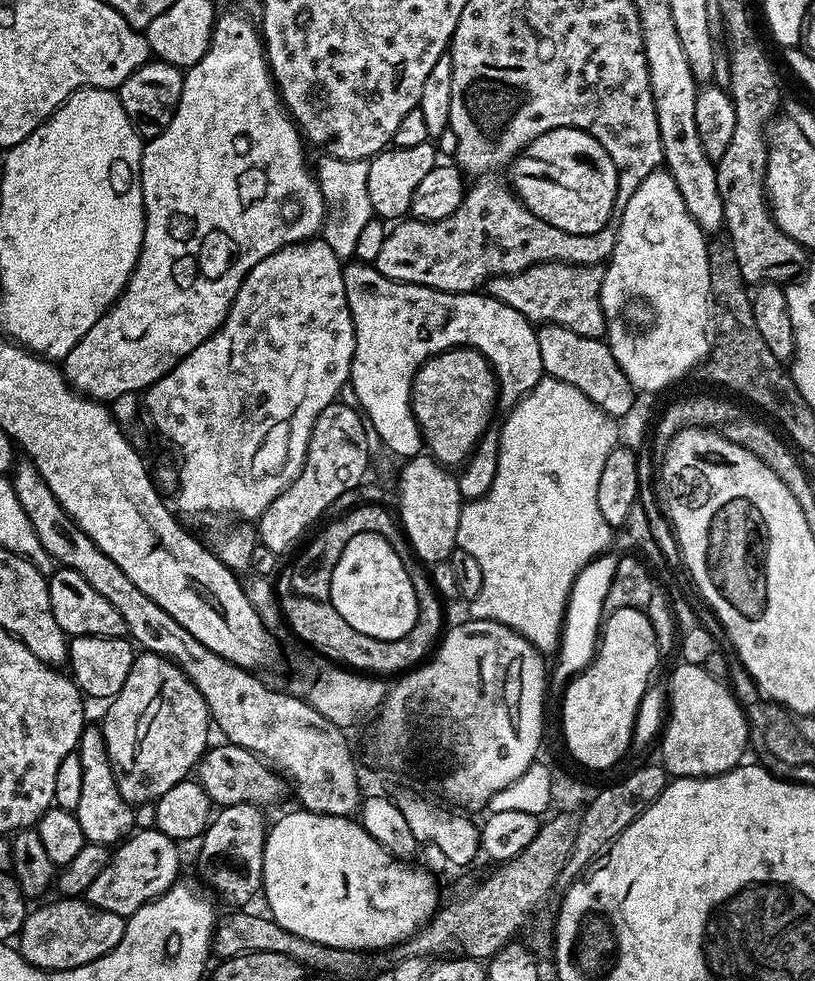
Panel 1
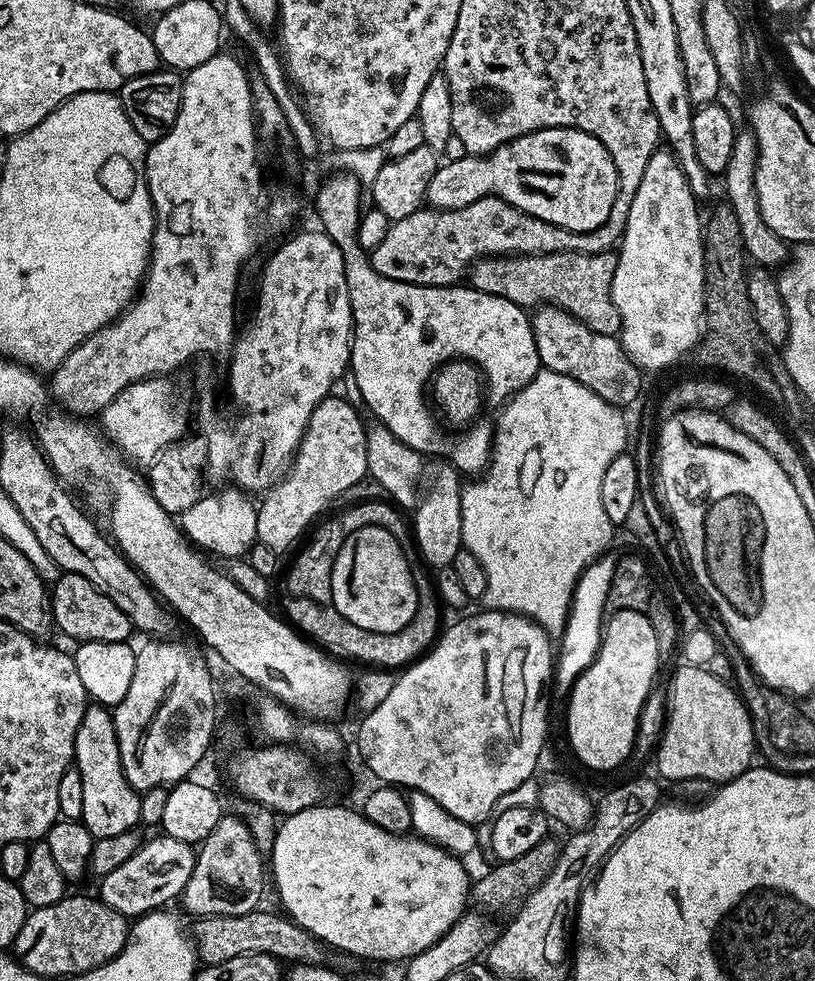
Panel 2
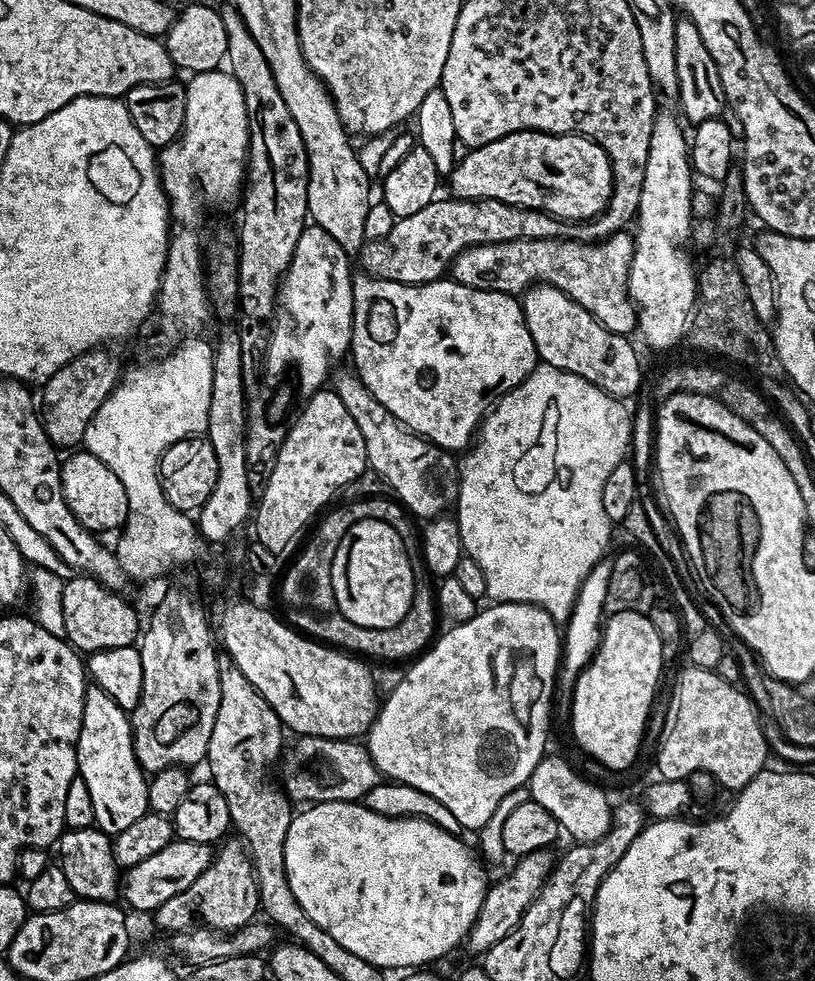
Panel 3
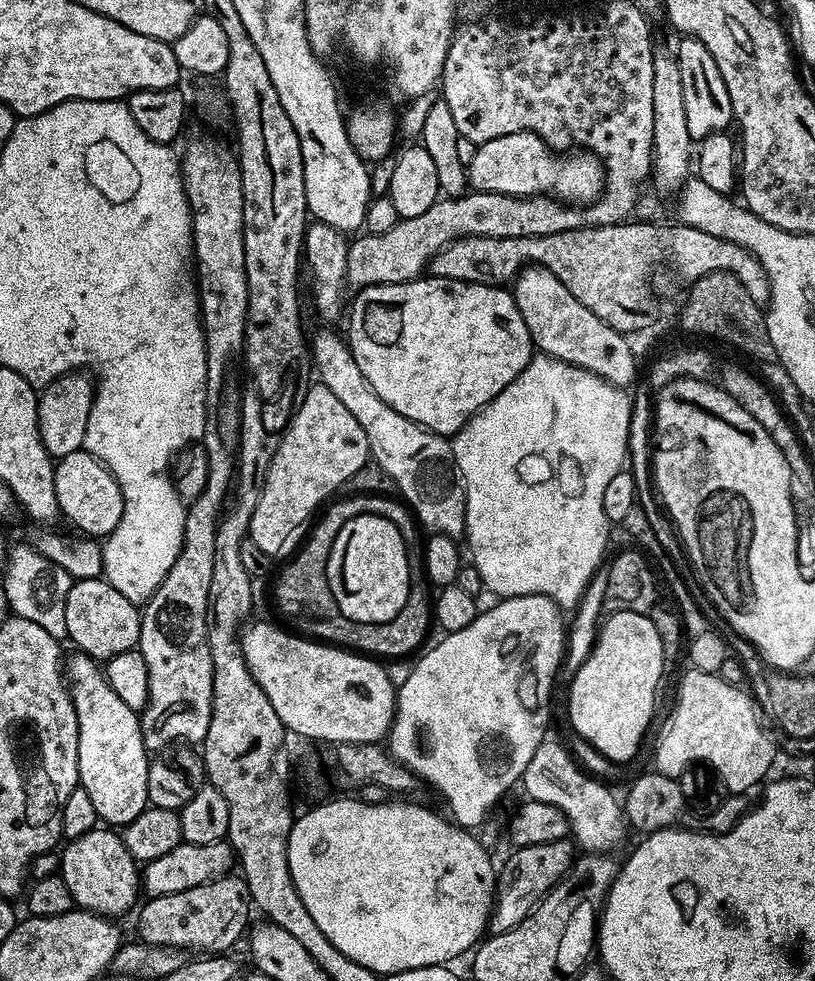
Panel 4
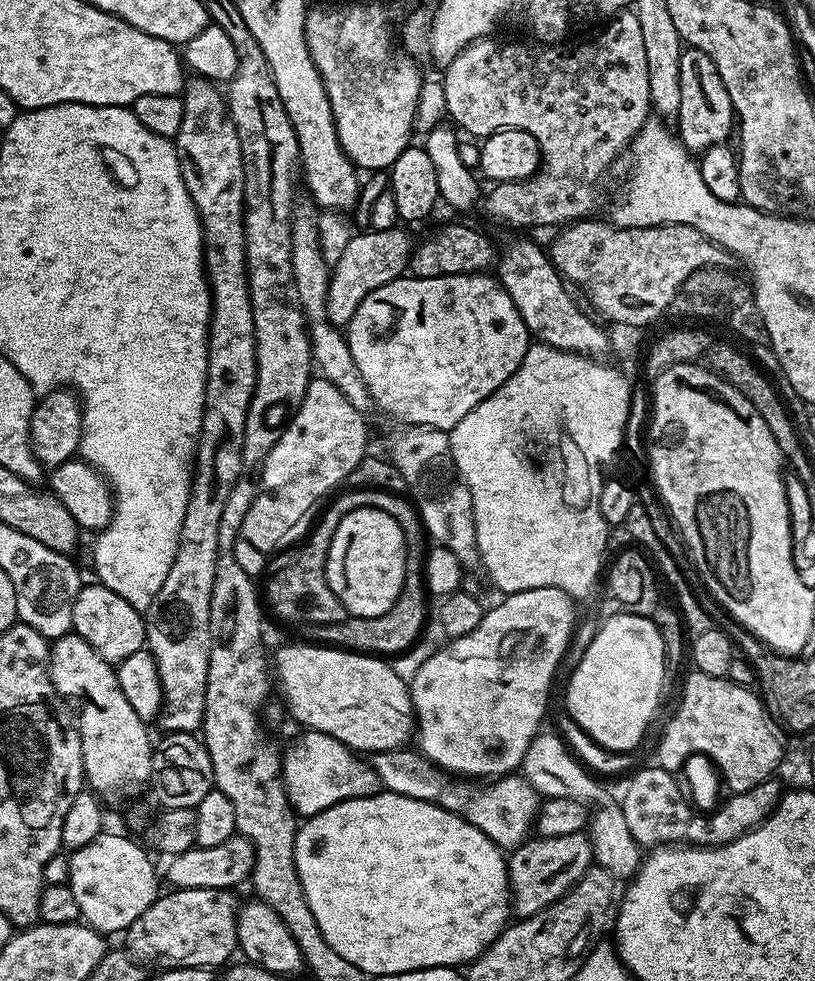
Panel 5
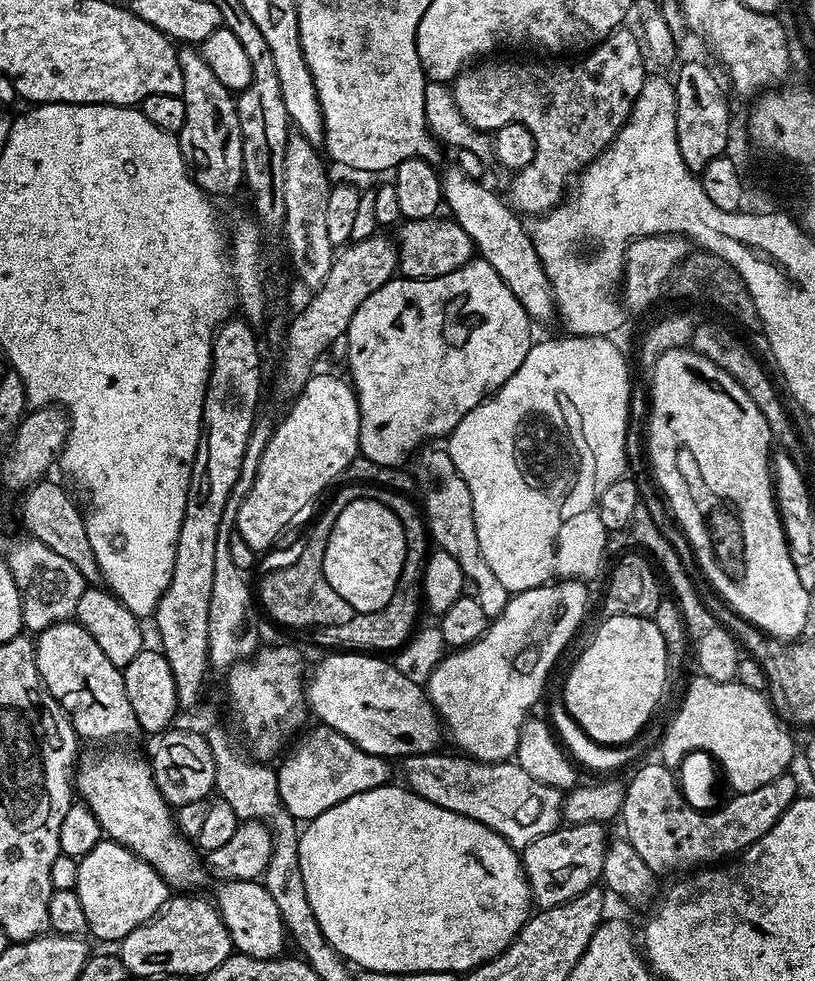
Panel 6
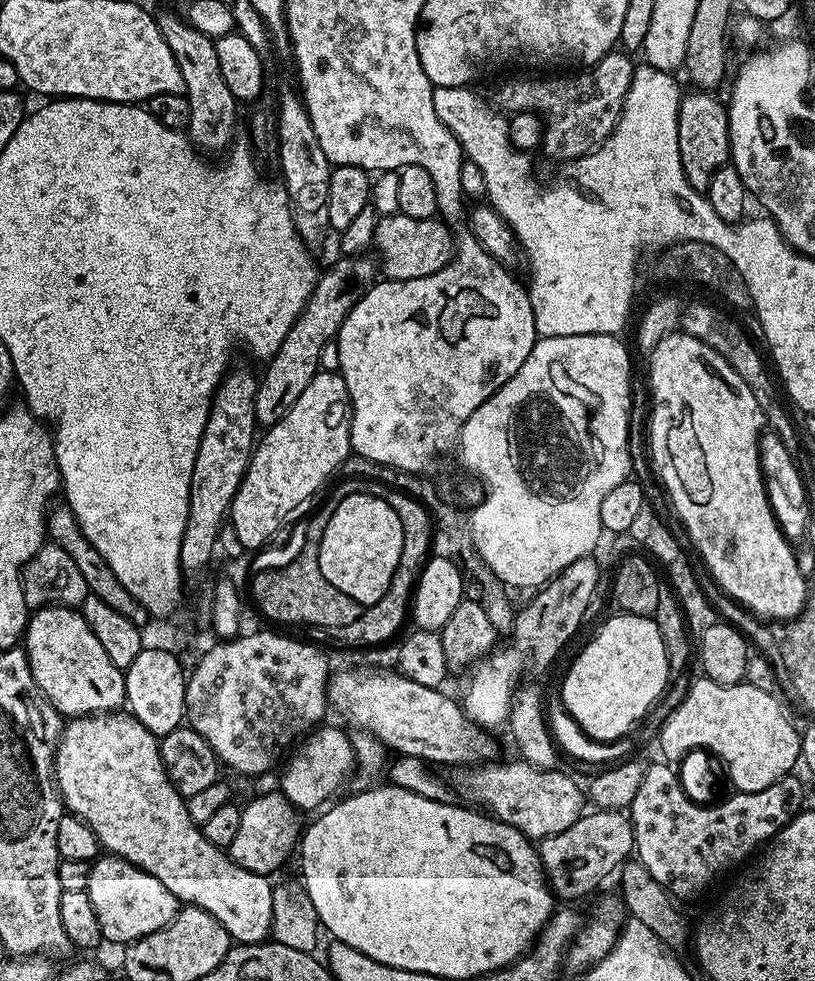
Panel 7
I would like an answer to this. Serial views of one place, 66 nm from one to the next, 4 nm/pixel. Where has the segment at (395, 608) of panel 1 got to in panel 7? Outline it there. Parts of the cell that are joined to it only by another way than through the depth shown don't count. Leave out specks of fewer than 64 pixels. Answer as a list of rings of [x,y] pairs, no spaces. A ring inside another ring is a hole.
[[[355,492],[338,502],[330,522],[326,522],[318,554],[326,582],[362,606],[370,606],[386,594],[394,570],[398,570],[398,558],[402,558],[402,522],[383,495],[371,496],[370,492]]]

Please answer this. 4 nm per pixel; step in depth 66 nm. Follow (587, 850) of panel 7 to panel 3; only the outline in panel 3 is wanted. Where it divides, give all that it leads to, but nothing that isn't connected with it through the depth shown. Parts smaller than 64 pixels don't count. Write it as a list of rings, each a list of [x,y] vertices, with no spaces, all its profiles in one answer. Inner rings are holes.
[[[543,848],[519,857],[513,863],[516,865],[497,884],[495,881],[489,887],[488,891],[484,893],[482,910],[478,910],[476,921],[468,931],[466,947],[468,946],[470,951],[477,952],[477,954],[488,952],[490,946],[494,946],[494,942],[506,938],[506,934],[510,934],[510,930],[514,930],[514,926],[518,926],[522,914],[530,907],[532,899],[540,893],[542,886],[548,881],[548,876],[552,873],[554,867],[552,854],[549,849]]]

